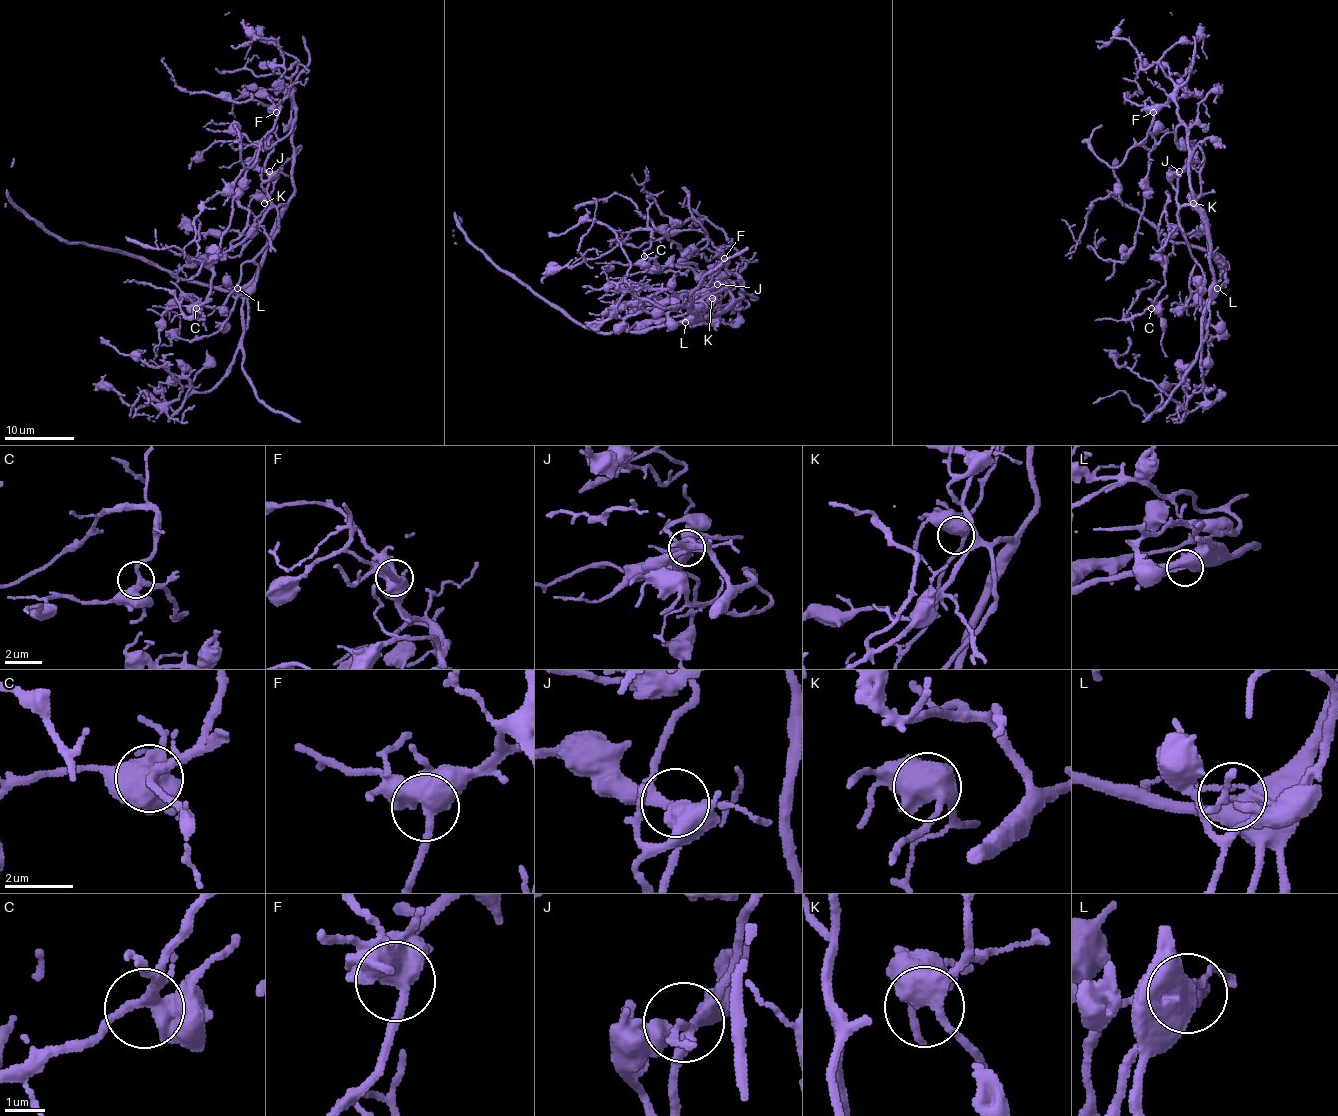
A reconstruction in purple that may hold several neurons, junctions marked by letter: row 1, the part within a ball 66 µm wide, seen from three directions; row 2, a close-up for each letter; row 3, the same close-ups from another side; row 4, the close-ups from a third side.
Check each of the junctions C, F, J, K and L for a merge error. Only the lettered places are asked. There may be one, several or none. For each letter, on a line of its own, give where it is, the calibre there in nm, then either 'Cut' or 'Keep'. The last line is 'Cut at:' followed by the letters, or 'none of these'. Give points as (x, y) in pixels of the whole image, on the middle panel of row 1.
C: Place: (644, 256). Thickness 340 nm. Keep
F: Place: (724, 258). Thickness 500 nm. Keep
J: Place: (717, 284). Thickness 280 nm. Keep
K: Place: (712, 298). Thickness 480 nm. Keep
L: Place: (685, 322). Thickness 480 nm. Keep
Cut at: none of these

